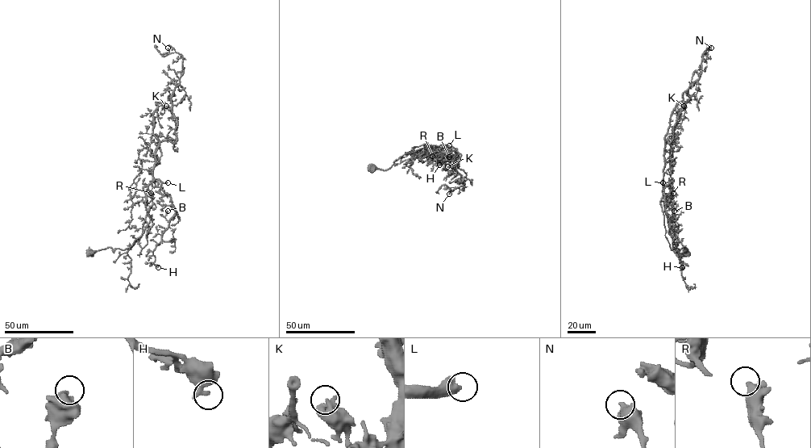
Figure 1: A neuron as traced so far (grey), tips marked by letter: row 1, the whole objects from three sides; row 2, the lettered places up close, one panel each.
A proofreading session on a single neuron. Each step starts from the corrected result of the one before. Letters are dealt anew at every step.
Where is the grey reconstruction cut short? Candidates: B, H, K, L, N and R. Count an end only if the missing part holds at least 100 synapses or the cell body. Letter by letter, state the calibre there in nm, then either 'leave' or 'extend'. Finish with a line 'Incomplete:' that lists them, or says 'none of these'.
B: 360 nm thick; leave
H: 480 nm thick; leave
K: 650 nm thick; leave
L: 500 nm thick; extend
N: 500 nm thick; leave
R: 600 nm thick; leave
Incomplete: L

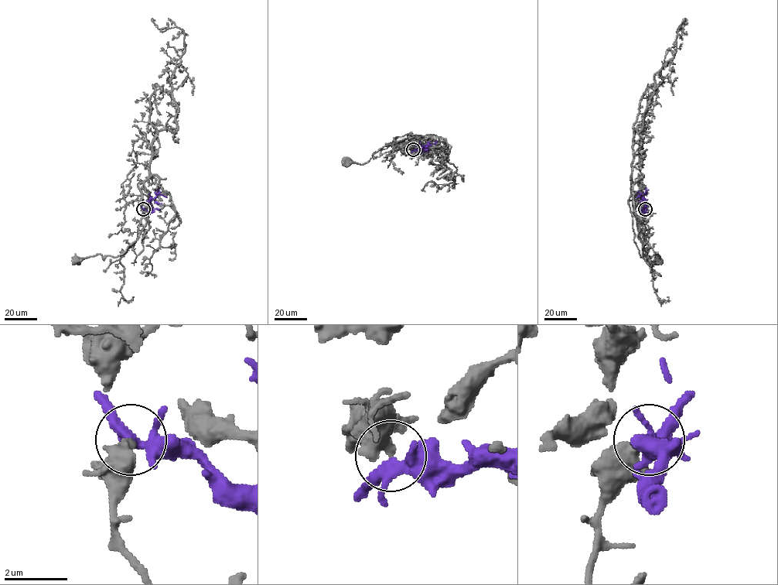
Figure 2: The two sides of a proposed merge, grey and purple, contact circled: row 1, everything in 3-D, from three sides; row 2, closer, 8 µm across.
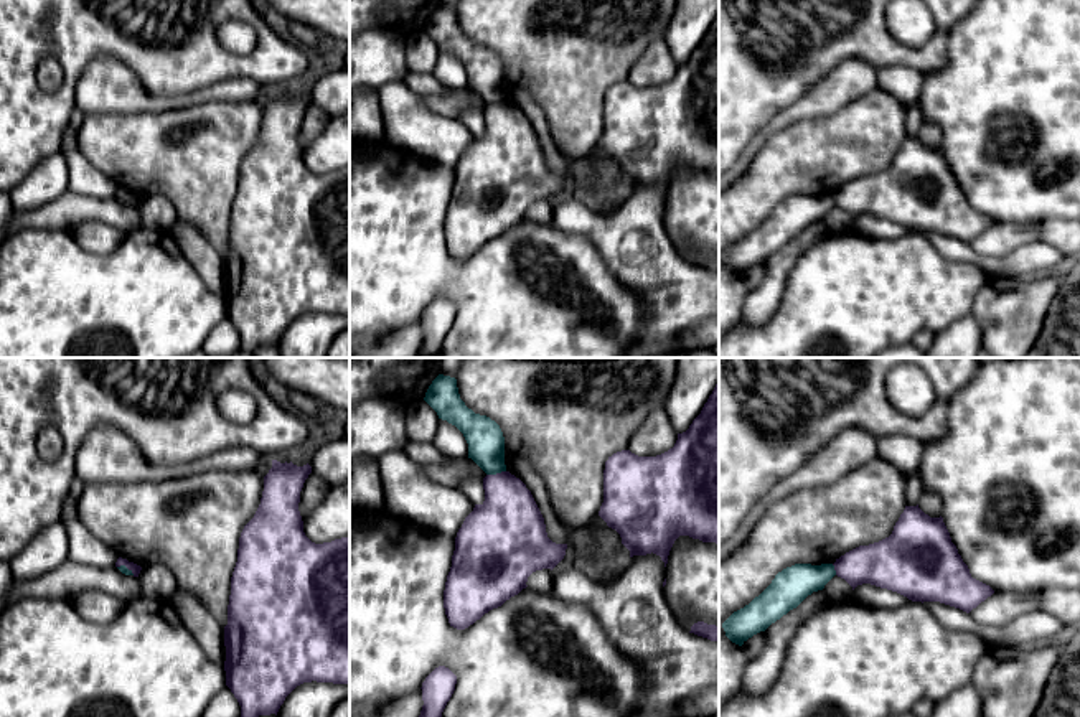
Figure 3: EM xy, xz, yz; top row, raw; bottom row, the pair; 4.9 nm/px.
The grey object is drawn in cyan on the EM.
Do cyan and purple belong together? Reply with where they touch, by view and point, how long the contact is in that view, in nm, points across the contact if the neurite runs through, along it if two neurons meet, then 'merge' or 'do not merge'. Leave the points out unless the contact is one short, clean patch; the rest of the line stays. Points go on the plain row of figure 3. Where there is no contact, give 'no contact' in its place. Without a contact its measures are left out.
meets cyan in xz at (495, 104); contact 100 nm long; border along xz (505, 101), (487, 106); do not merge

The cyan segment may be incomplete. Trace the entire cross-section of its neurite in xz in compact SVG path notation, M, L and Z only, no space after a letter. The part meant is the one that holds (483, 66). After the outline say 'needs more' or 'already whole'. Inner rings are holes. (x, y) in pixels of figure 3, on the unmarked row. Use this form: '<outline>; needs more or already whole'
M439 5L429 16L424 31L437 43L439 49L463 64L468 74L468 89L486 105L506 102L505 68L500 56L465 36L455 8Z; already whole

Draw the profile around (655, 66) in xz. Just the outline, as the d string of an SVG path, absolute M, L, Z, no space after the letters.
M664 40L655 41L633 64L628 81L638 87L656 87L674 77L678 63Z

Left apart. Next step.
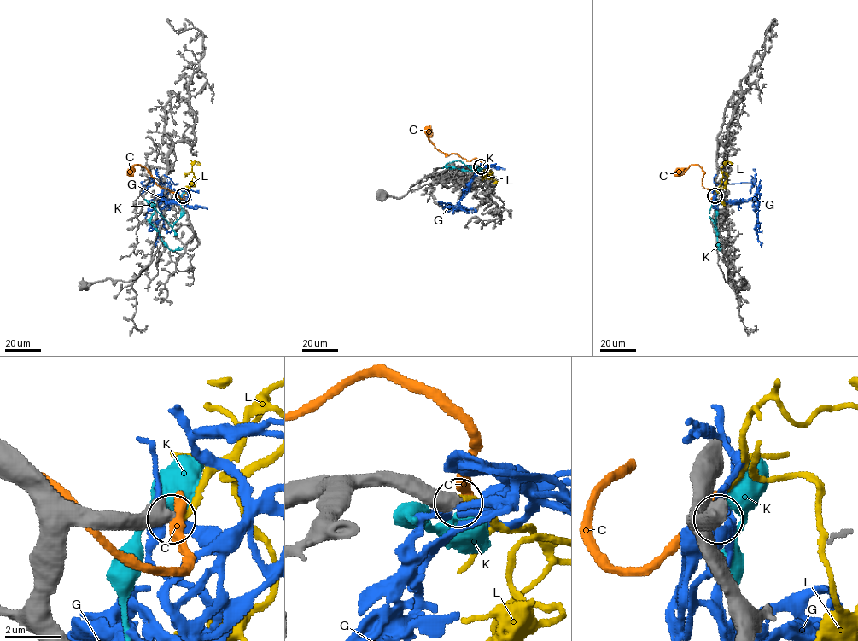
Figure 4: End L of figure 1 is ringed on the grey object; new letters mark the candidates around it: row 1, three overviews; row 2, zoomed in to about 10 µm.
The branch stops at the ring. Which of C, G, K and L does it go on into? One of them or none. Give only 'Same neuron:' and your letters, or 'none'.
Same neuron: none

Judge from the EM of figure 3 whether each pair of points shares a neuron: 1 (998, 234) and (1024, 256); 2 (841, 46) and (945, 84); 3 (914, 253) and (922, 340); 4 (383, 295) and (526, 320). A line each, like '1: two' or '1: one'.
1: two
2: two
3: two
4: one

